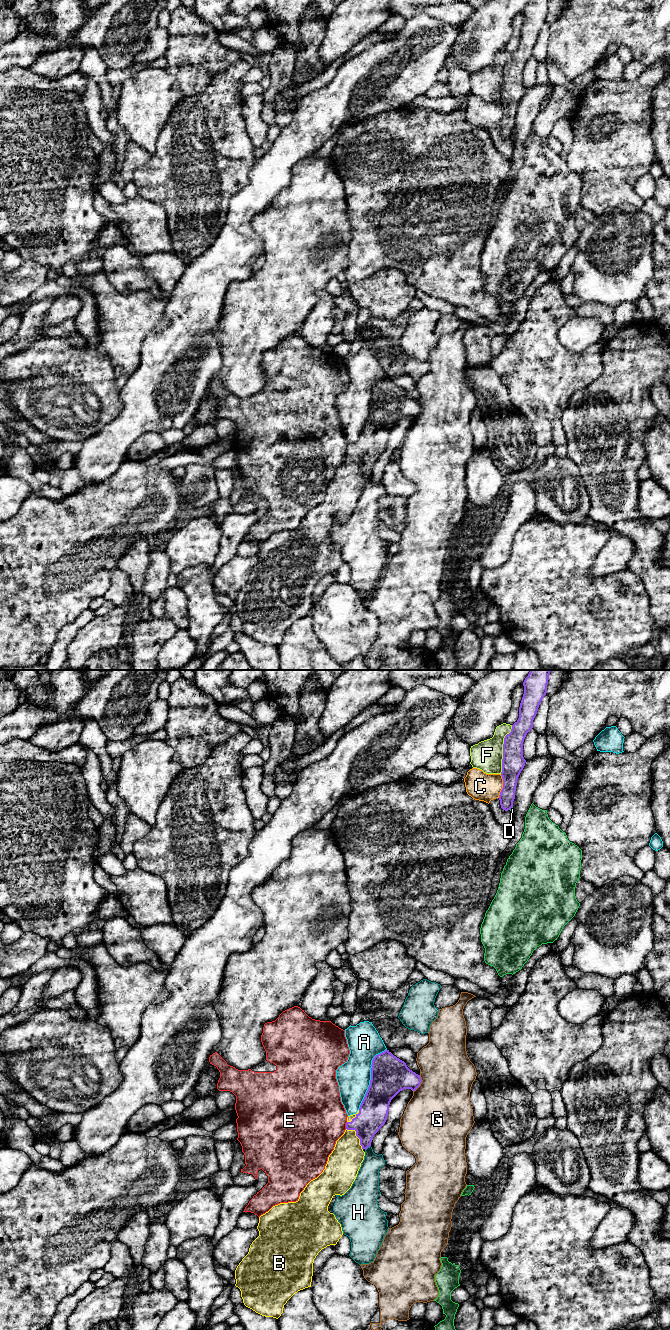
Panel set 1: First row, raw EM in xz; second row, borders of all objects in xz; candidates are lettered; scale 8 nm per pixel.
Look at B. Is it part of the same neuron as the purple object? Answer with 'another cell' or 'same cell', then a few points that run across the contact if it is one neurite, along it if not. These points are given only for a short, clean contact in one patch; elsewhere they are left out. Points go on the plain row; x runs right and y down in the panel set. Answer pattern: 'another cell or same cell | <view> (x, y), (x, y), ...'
same cell

